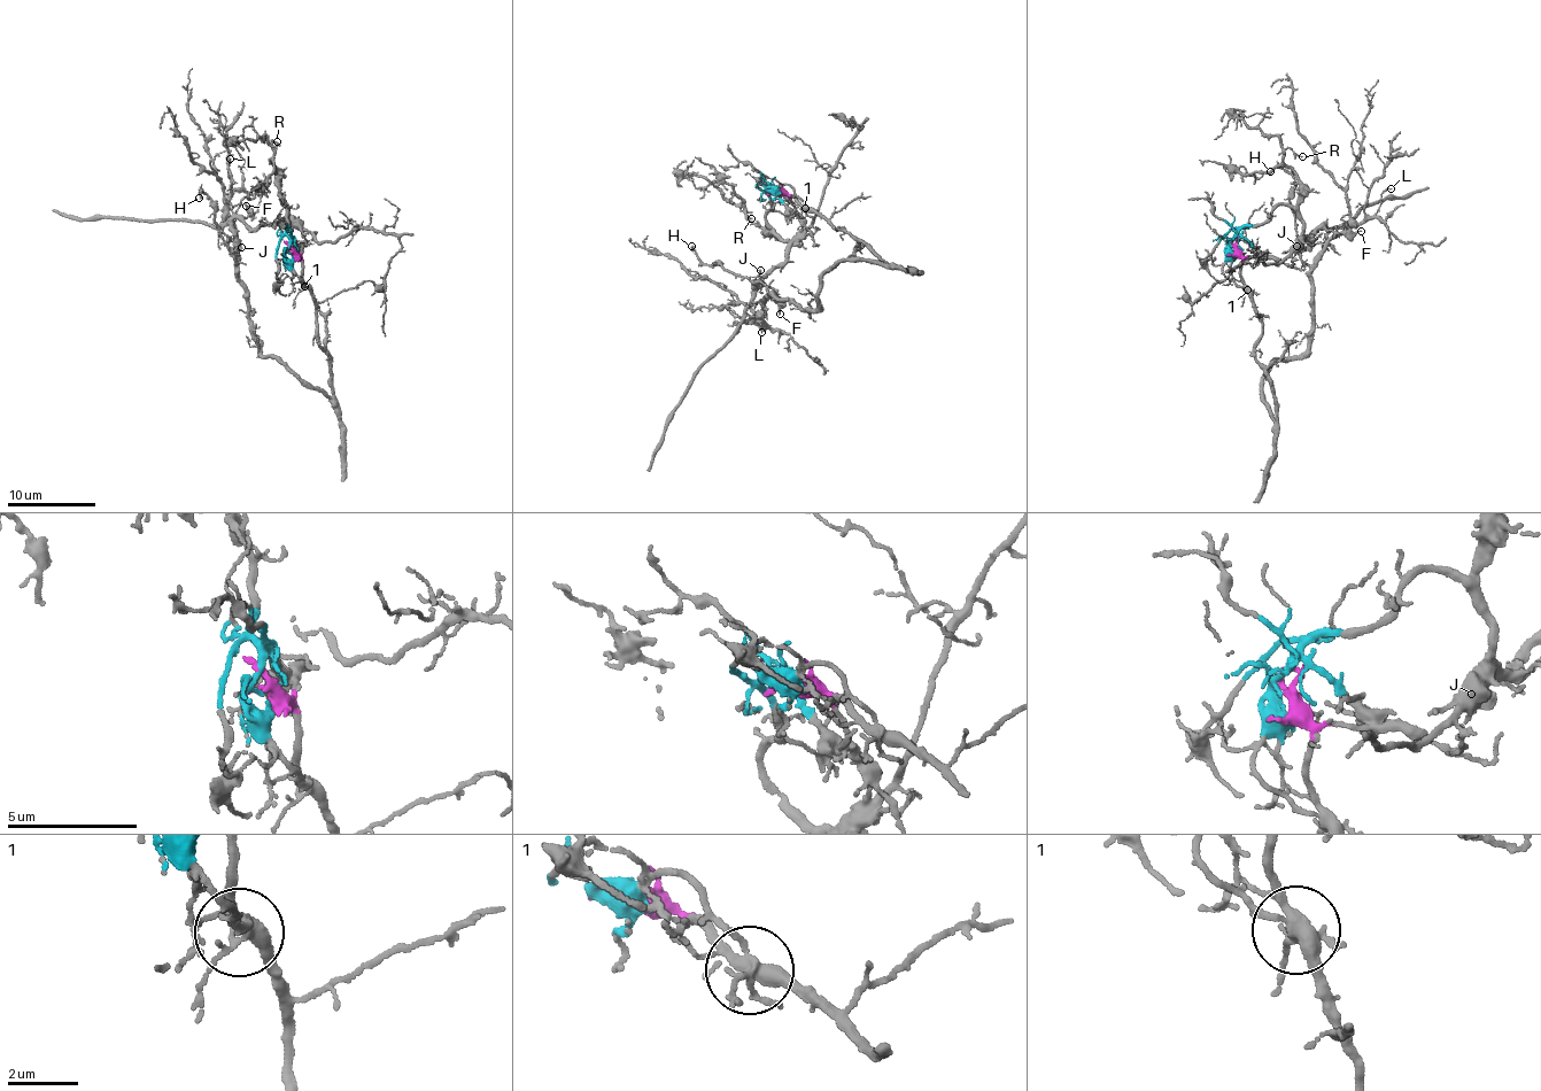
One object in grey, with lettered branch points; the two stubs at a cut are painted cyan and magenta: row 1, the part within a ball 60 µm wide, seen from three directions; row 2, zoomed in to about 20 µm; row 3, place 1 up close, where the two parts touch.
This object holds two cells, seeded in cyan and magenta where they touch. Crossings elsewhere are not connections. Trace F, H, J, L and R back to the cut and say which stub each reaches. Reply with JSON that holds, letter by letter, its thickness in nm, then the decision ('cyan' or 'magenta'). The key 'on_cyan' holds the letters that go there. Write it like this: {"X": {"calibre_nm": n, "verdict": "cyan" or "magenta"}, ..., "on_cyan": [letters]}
{"F": {"calibre_nm": 160, "verdict": "cyan"}, "H": {"calibre_nm": 140, "verdict": "magenta"}, "J": {"calibre_nm": 150, "verdict": "cyan"}, "L": {"calibre_nm": 110, "verdict": "magenta"}, "R": {"calibre_nm": 70, "verdict": "cyan"}, "on_cyan": ["F", "J", "R"]}

